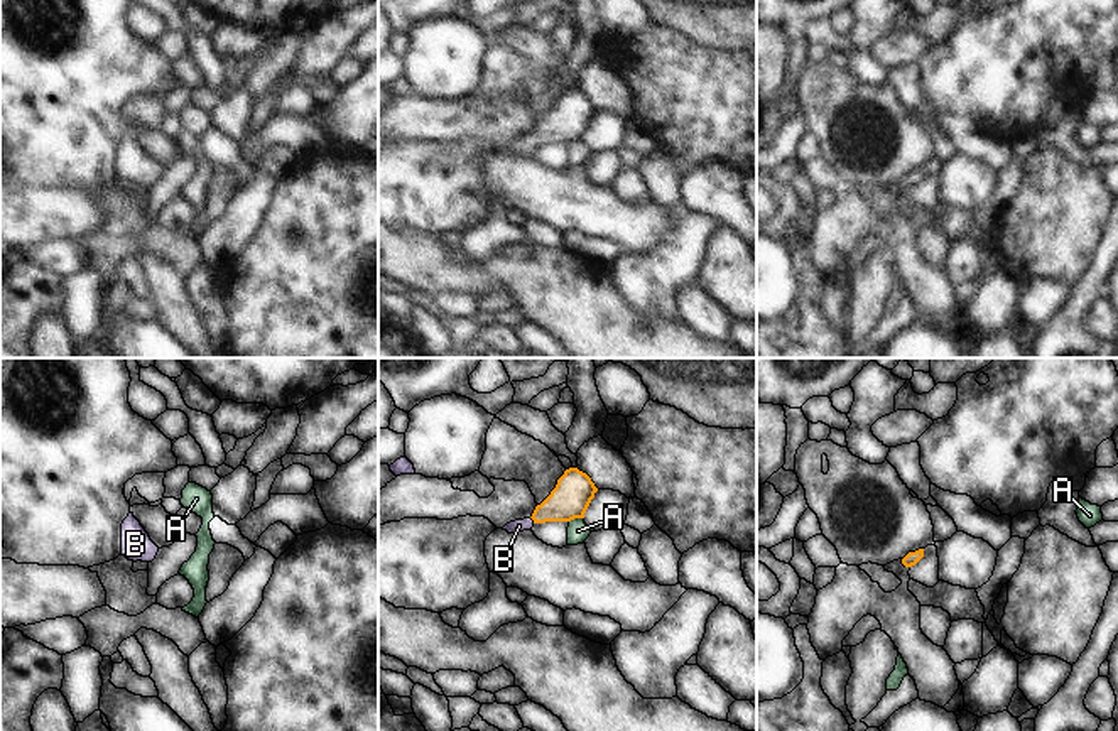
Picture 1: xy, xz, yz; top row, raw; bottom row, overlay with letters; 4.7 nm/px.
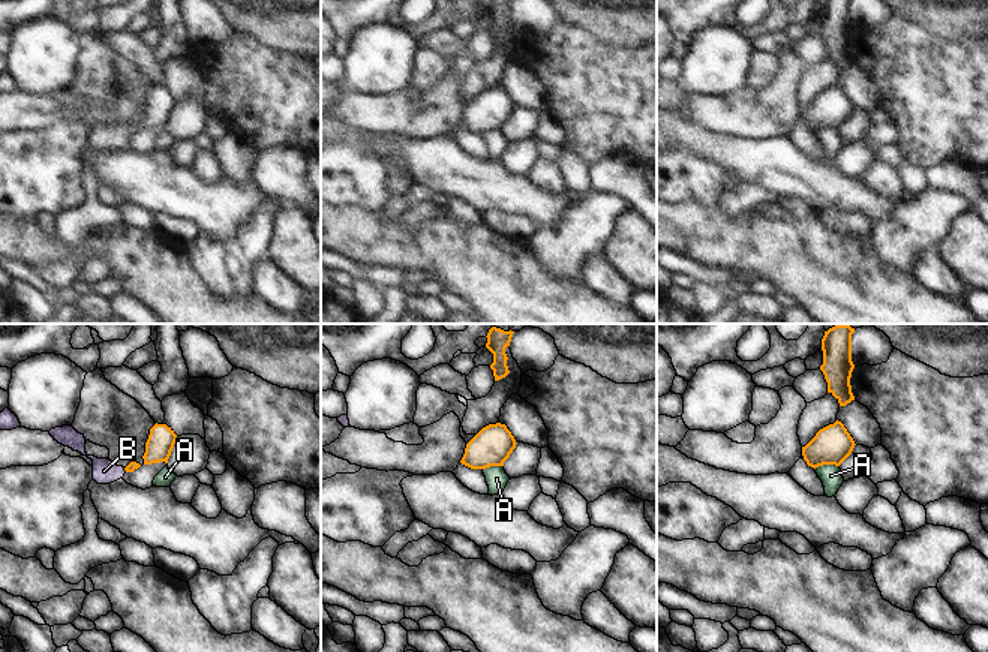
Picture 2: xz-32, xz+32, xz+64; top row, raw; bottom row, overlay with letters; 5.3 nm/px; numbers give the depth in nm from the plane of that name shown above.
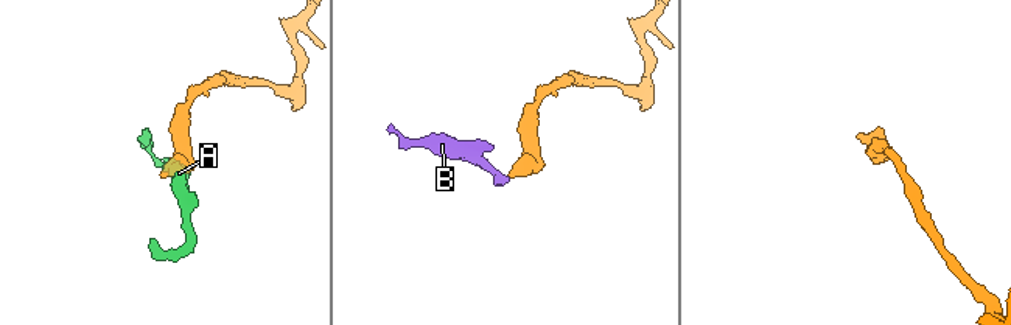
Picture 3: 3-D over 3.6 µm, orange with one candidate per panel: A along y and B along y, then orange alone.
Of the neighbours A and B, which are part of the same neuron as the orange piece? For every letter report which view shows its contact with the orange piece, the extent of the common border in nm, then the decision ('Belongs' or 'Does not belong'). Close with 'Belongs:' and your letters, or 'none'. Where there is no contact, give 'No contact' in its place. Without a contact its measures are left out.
A: Touches orange in xz. Shared border 80 nm. Does not belong
B: Touches orange in xz. Shared border 40 nm. Belongs
Belongs: B.

